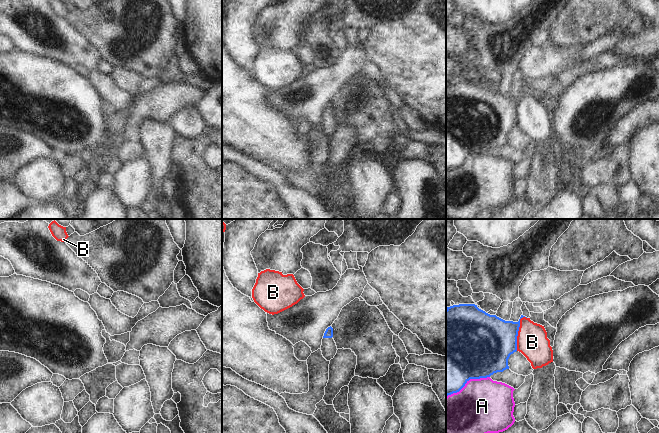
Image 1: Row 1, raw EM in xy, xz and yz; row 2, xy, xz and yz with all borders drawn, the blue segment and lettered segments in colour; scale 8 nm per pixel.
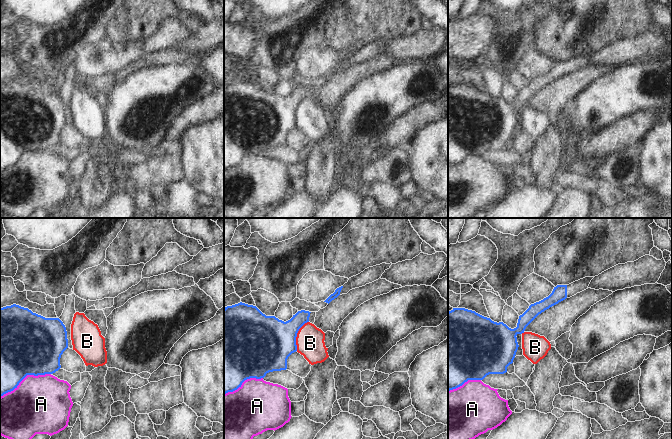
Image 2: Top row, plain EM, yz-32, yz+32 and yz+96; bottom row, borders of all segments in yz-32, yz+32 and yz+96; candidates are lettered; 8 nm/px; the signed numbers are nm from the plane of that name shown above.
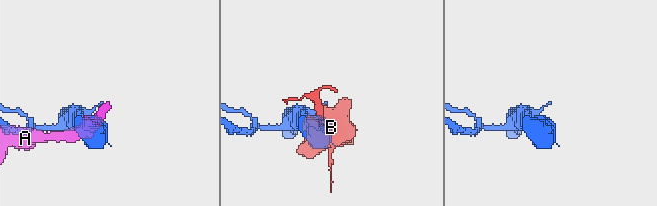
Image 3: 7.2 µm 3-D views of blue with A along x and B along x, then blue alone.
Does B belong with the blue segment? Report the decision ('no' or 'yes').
no

